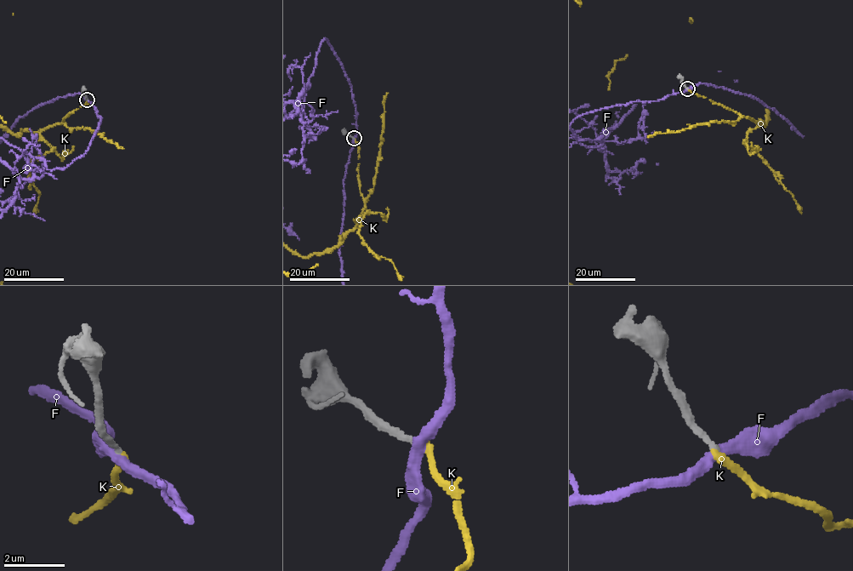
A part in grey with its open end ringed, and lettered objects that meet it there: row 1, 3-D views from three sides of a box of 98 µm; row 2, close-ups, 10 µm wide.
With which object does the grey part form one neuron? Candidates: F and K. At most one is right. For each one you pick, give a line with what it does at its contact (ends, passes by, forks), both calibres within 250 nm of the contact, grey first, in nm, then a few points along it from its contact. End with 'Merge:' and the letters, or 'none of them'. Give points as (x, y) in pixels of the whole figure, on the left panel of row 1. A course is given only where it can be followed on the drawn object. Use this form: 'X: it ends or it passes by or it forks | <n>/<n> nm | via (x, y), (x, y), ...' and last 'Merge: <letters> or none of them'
K: it ends | 190/200 nm
Merge: K

